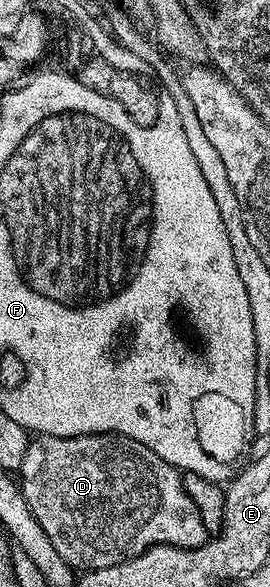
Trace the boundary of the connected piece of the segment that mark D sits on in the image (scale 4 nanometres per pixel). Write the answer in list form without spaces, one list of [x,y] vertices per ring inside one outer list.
[[[43,435],[30,442],[27,453],[23,457],[23,465],[19,472],[19,484],[31,513],[34,514],[39,525],[51,539],[56,551],[65,558],[71,568],[85,571],[98,571],[116,563],[127,561],[131,557],[141,555],[149,547],[158,547],[166,543],[171,547],[202,547],[207,542],[207,528],[201,515],[197,511],[191,497],[185,492],[182,472],[171,466],[163,457],[159,457],[147,445],[135,441],[131,437],[122,435]]]

